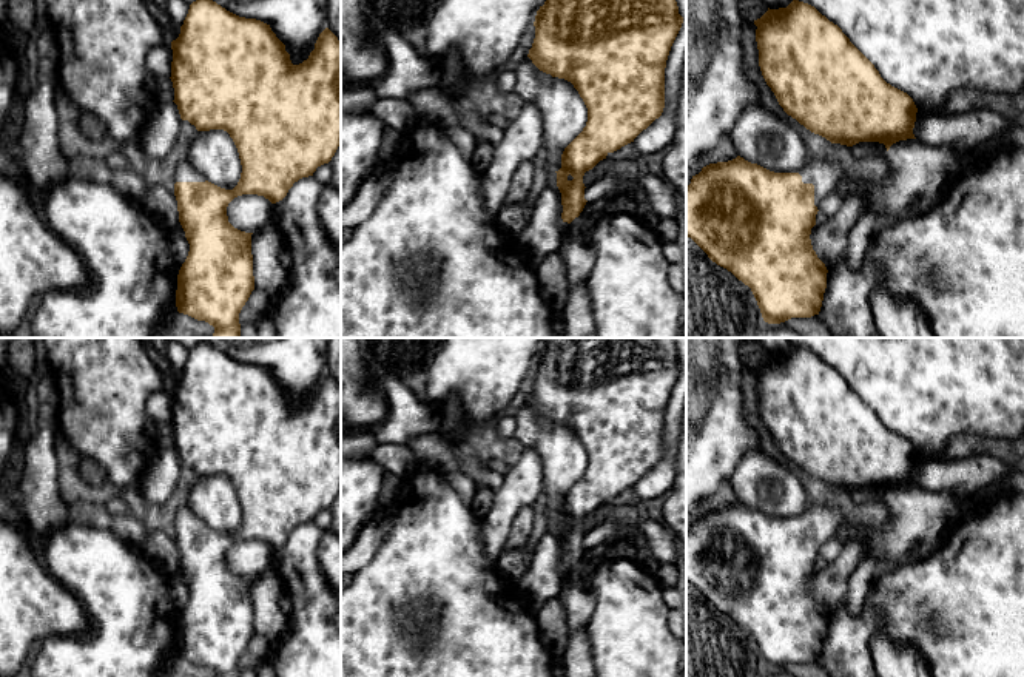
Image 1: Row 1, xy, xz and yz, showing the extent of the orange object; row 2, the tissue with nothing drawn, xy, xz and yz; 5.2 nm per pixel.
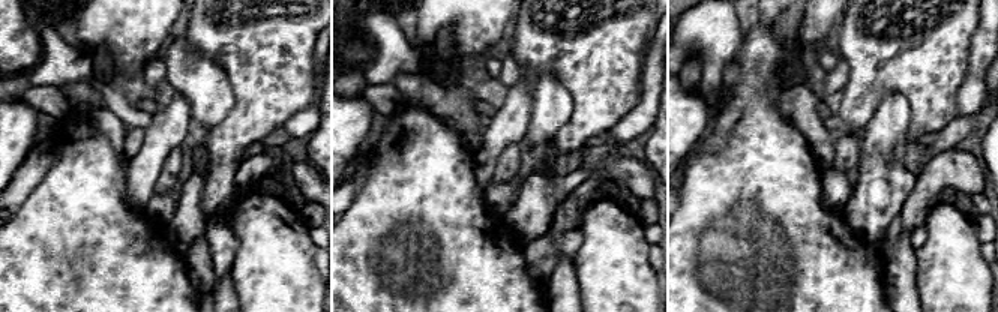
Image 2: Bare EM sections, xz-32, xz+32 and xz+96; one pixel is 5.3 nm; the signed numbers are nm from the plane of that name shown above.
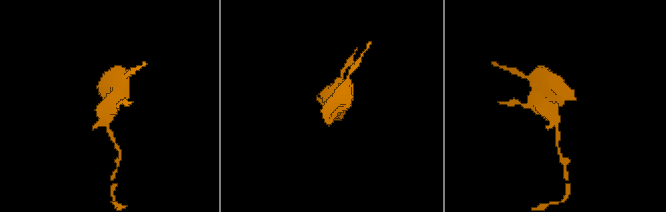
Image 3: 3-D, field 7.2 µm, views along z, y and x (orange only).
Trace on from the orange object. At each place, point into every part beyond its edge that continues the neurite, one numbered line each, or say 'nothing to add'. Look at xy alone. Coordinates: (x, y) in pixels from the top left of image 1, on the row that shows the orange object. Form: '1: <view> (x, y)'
1: xy (184, 173)

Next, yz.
1: yz (822, 171)

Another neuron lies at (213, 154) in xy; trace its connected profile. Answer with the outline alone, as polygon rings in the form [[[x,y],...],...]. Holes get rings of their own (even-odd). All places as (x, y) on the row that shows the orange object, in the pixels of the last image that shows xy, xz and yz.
[[[224,130],[199,131],[185,159],[205,180],[233,190],[242,173],[237,148]]]

